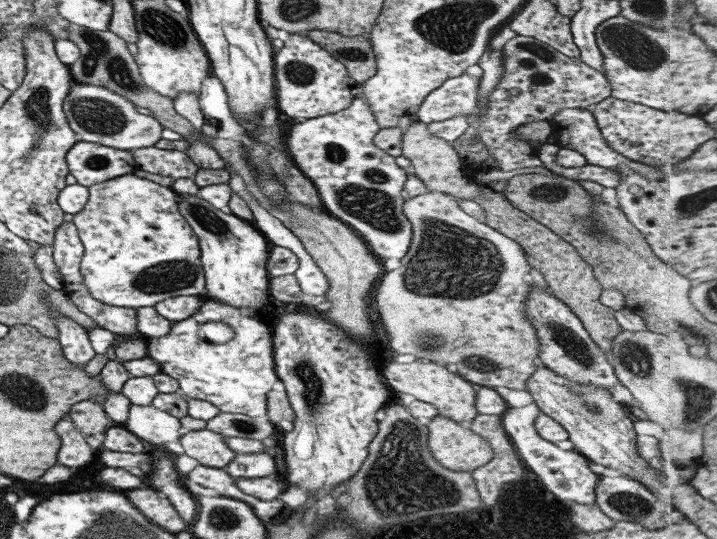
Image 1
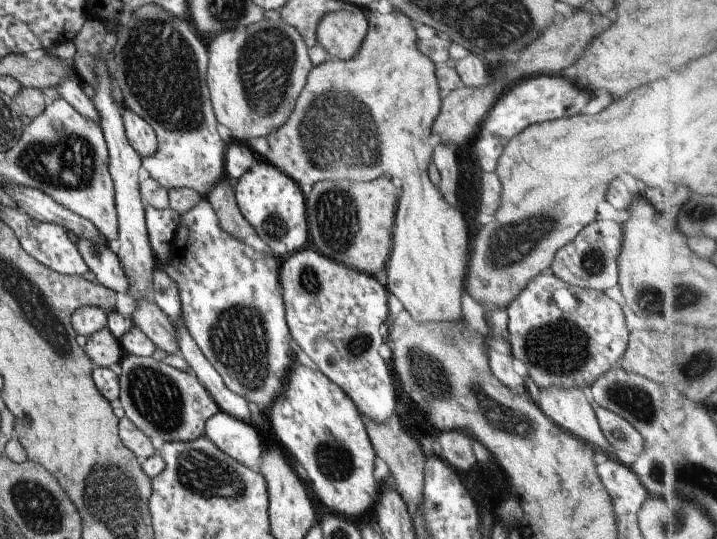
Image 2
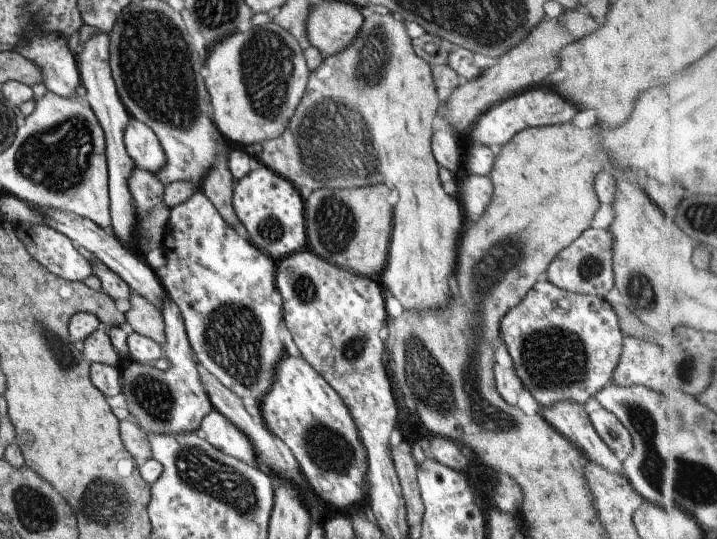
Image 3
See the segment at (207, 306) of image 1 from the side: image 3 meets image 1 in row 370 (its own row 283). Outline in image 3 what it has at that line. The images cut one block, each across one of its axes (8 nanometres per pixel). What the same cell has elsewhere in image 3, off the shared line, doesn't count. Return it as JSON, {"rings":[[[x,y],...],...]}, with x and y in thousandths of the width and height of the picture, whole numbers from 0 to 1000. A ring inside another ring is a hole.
{"rings":[[[278,351],[255,378],[237,386],[223,455],[230,490],[213,503],[223,531],[248,568],[264,646],[276,675],[326,733],[361,746],[381,709],[384,677],[400,657],[389,629],[396,605],[393,553],[382,521],[385,484],[318,421]]]}

